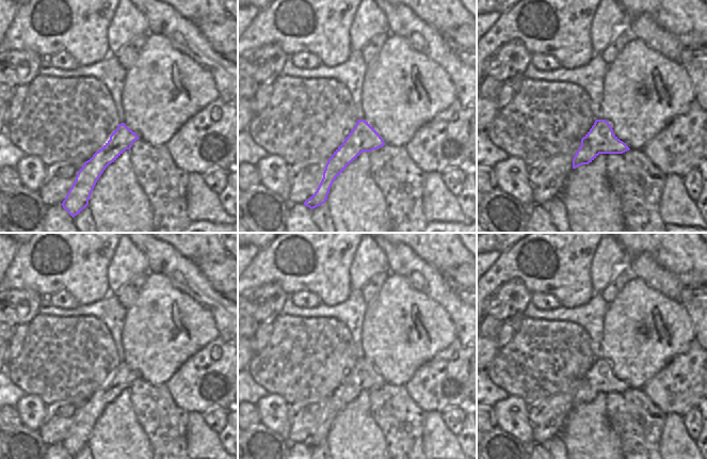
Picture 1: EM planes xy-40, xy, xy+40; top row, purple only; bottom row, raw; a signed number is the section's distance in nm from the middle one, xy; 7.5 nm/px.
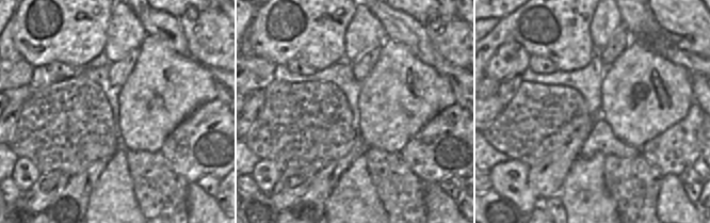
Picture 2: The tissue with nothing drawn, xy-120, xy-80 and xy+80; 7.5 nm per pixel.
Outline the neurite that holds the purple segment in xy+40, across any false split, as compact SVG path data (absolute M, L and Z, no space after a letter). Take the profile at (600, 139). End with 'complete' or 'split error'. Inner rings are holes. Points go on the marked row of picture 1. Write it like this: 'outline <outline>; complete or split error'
outline M596 120L590 131L581 139L581 146L573 159L573 169L589 164L599 154L623 154L630 148L614 133L606 120Z; complete

